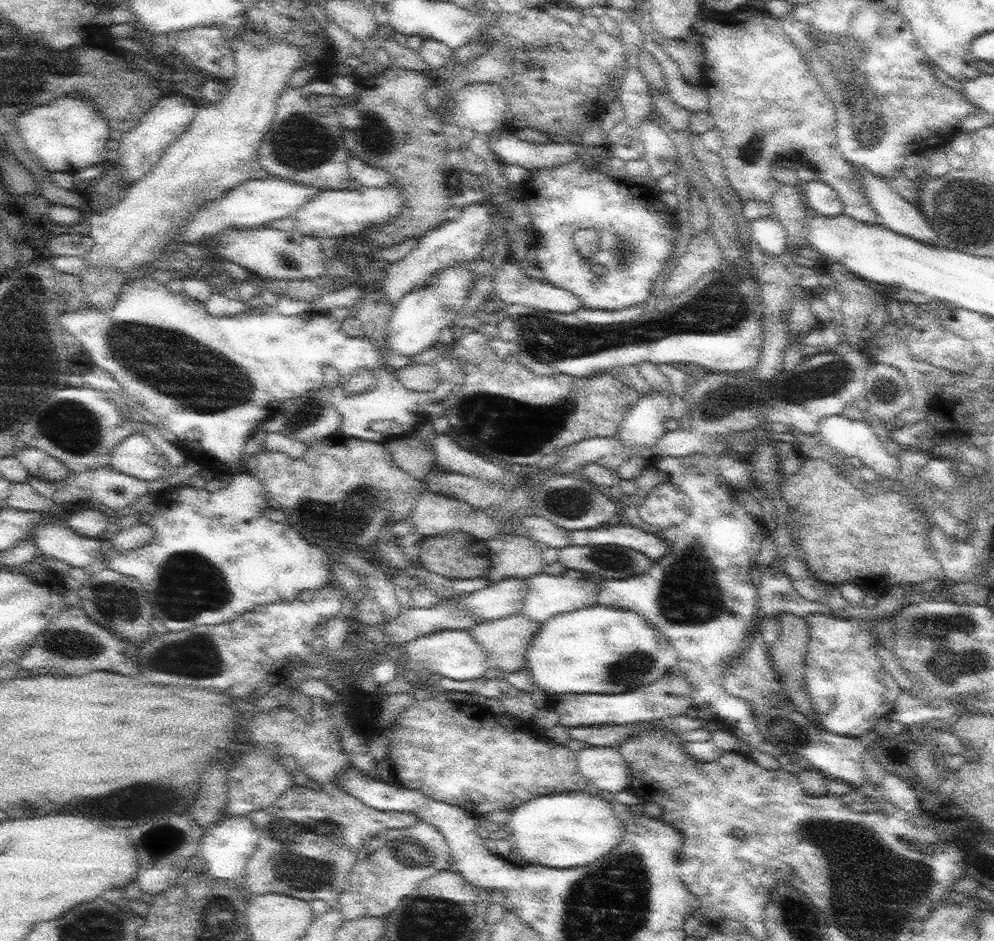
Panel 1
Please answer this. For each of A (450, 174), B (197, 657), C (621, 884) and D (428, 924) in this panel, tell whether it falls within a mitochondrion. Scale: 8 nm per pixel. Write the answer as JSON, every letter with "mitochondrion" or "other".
{"A":"other","B":"mitochondrion","C":"mitochondrion","D":"mitochondrion"}

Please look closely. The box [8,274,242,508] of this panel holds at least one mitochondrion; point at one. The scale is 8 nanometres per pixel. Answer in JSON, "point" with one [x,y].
{"point":[82,434]}

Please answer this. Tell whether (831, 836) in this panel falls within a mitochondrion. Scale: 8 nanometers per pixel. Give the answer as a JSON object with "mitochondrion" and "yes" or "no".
{"mitochondrion":"yes"}

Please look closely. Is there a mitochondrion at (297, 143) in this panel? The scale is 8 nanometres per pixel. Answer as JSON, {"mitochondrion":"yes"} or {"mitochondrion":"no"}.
{"mitochondrion":"yes"}

